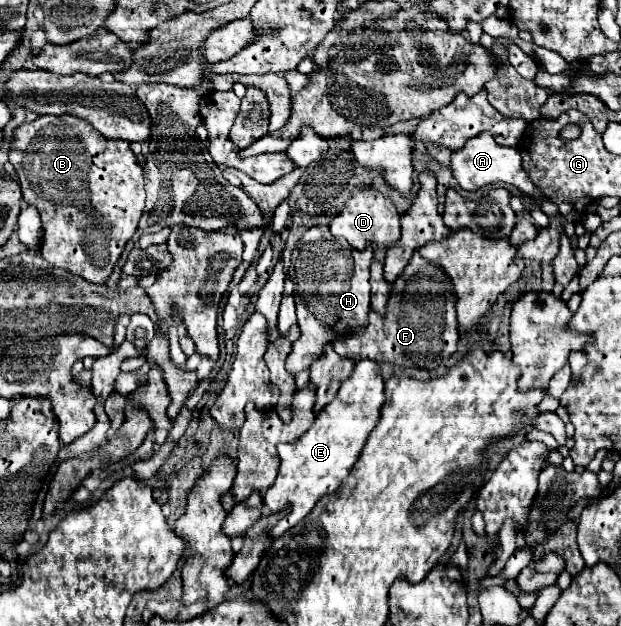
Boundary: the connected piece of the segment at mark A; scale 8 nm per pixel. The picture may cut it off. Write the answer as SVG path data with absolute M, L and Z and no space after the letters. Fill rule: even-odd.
M478 134L476 138L468 140L462 150L452 154L450 168L452 168L454 178L458 180L458 186L466 192L476 192L478 188L492 184L492 182L506 182L506 184L516 186L520 192L524 192L532 198L540 198L540 188L528 178L528 174L522 168L518 148L498 146L490 134Z

